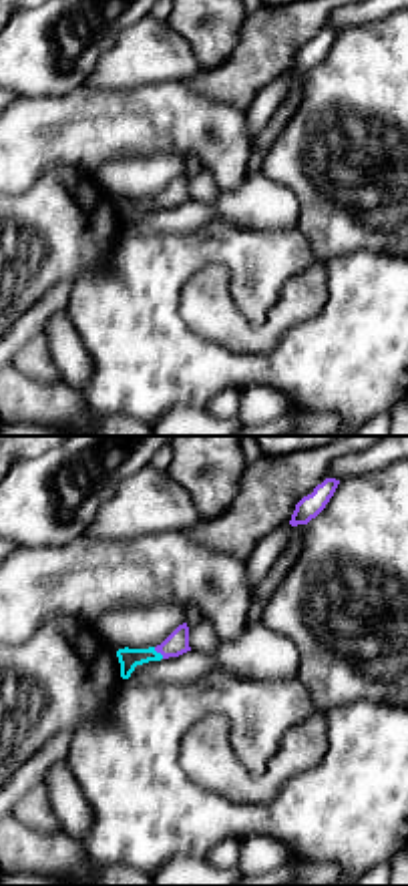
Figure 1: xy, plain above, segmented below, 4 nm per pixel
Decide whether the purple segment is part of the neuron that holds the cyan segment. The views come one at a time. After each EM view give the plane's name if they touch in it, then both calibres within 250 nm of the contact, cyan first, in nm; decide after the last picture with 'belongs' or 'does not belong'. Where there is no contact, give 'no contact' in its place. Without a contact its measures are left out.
meets cyan in xy; 80 nm thick on the cyan side, 90 nm on the other

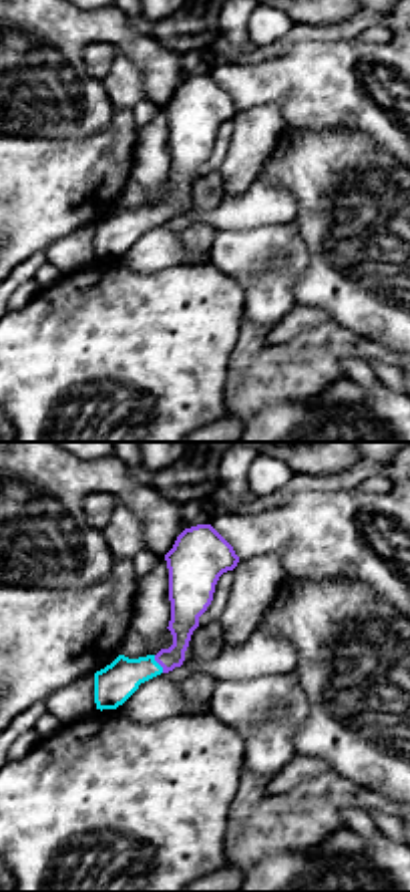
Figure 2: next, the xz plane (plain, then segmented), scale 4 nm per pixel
meets cyan in xz; 160 nm thick on the cyan side, 130 nm on the other

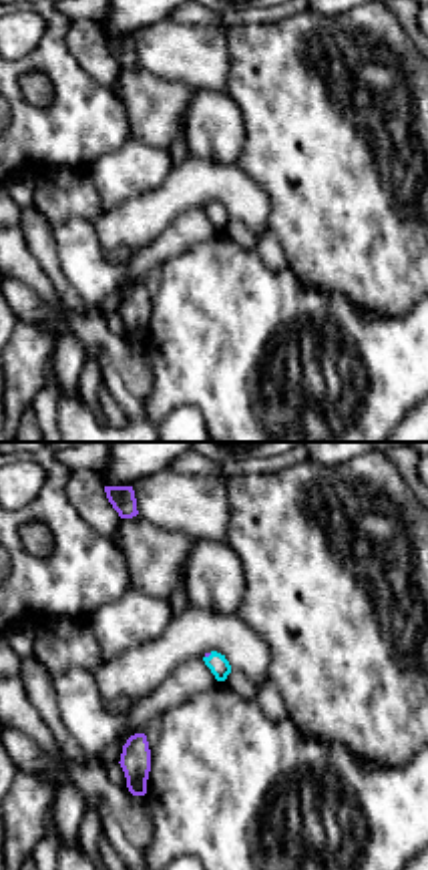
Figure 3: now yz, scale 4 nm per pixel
meets cyan in yz; 80 nm thick on the cyan side, 20 nm on the other

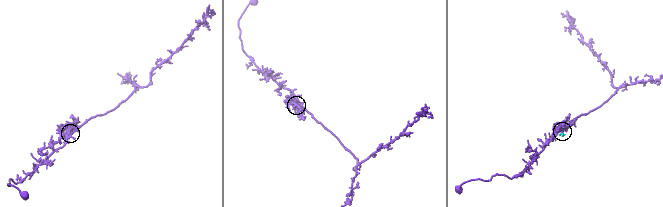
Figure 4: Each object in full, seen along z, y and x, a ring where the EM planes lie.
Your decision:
belongs

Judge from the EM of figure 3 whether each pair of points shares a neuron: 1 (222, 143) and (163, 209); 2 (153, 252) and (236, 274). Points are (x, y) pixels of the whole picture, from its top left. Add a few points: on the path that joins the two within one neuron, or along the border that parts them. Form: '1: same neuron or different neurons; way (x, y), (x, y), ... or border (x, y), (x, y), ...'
1: different neurons; border (189, 153), (201, 159), (238, 163)
2: different neurons; border (216, 234), (157, 264), (143, 282)

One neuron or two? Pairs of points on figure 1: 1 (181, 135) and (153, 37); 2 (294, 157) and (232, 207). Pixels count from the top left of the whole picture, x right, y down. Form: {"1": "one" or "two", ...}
{"1": "two", "2": "two"}

